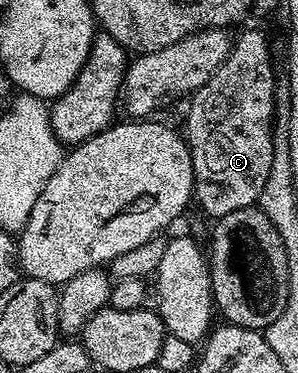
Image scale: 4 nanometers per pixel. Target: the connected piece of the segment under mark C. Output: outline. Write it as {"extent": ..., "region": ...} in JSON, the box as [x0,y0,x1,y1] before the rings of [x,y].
{"extent":[183,32,277,218],"region":[[[245,32],[240,37],[234,39],[233,49],[227,54],[227,58],[223,62],[223,66],[219,66],[219,70],[215,70],[215,74],[211,74],[202,88],[198,88],[192,93],[189,104],[189,113],[185,116],[185,128],[183,127],[183,135],[189,146],[189,153],[193,159],[193,182],[195,185],[195,204],[198,204],[207,215],[212,218],[220,218],[227,214],[235,214],[235,210],[243,210],[244,208],[252,208],[261,199],[261,191],[267,182],[267,174],[271,174],[271,162],[273,161],[273,128],[275,125],[275,95],[273,91],[277,88],[277,80],[273,77],[273,58],[269,54],[269,40],[261,32]]]}

